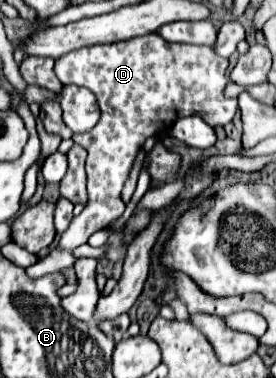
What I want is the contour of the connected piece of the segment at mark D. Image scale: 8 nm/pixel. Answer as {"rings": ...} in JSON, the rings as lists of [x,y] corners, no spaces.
{"rings":[[[159,33],[131,37],[111,45],[83,47],[61,55],[55,61],[55,75],[61,83],[75,83],[93,91],[101,109],[101,119],[93,131],[71,137],[87,151],[85,169],[89,201],[81,215],[77,215],[61,235],[57,247],[25,269],[27,277],[33,279],[73,267],[77,261],[73,255],[75,247],[87,243],[95,231],[105,229],[111,221],[123,215],[125,205],[121,201],[121,191],[149,137],[163,133],[177,119],[187,115],[199,115],[211,127],[227,125],[237,111],[237,99],[225,97],[225,87],[231,83],[227,75],[227,59],[217,57],[211,47],[169,45]]]}

